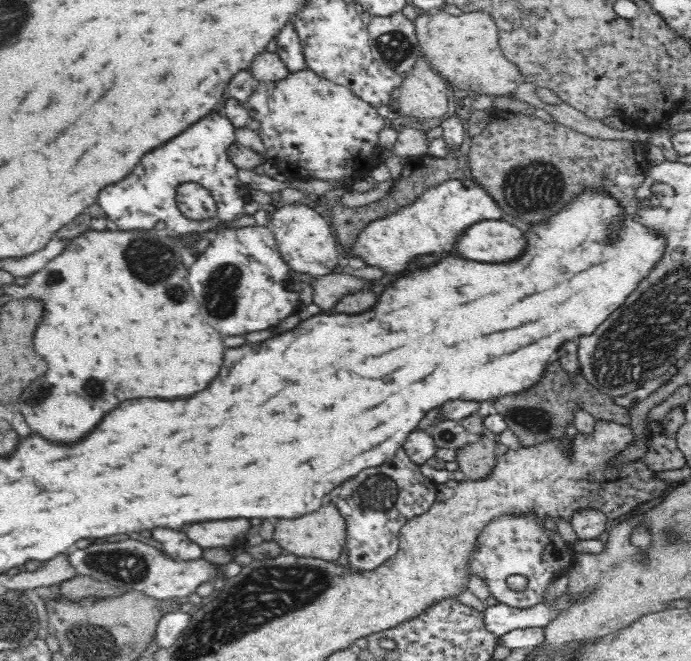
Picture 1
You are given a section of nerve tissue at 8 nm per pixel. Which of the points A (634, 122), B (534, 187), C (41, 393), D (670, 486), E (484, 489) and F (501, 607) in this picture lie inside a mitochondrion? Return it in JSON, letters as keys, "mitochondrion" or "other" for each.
{"A":"other","B":"mitochondrion","C":"mitochondrion","D":"other","E":"other","F":"other"}

